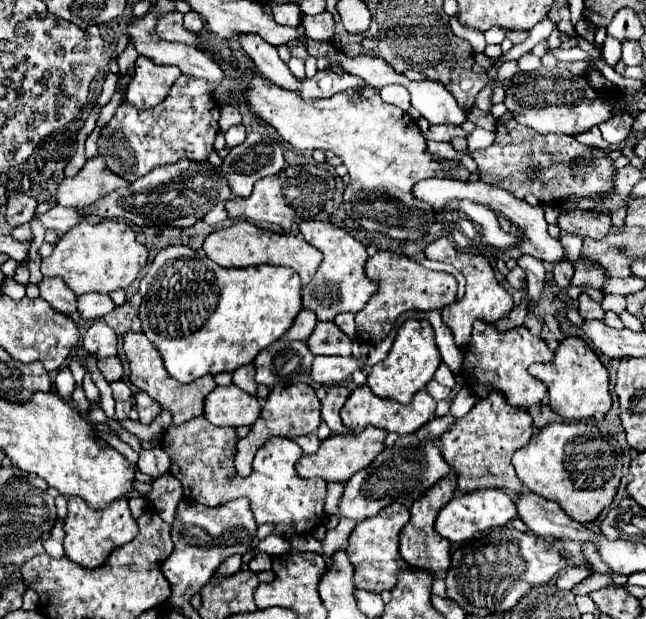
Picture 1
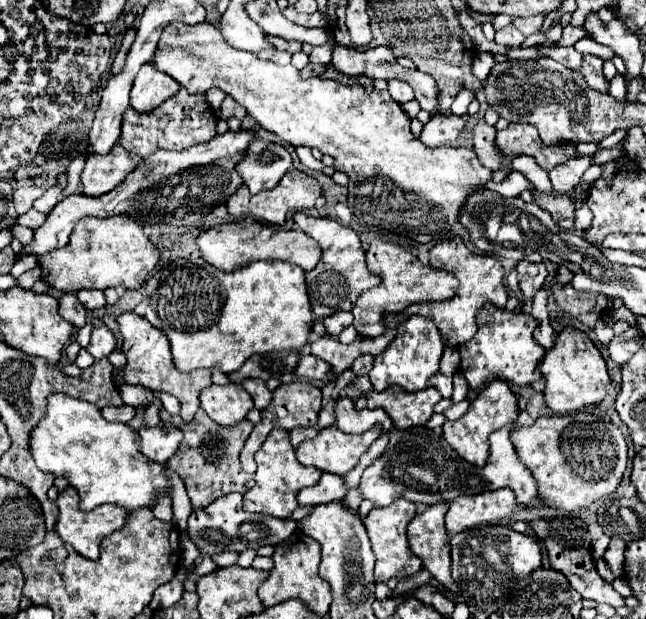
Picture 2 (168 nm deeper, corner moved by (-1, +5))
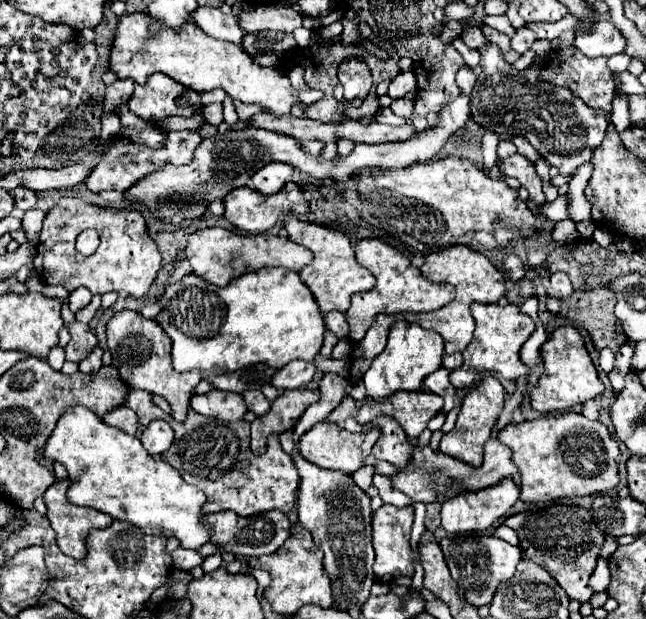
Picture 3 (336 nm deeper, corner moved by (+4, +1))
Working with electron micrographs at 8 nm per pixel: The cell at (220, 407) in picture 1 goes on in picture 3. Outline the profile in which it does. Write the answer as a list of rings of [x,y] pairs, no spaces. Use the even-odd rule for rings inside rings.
[[[210,389],[204,395],[196,395],[190,401],[190,407],[200,415],[214,417],[220,421],[238,421],[248,411],[240,393],[230,393],[220,389]]]

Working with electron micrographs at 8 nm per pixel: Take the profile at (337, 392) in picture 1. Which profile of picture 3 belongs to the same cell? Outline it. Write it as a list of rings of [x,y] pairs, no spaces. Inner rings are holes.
[[[376,417],[370,429],[374,427],[381,429],[381,436],[372,449],[376,459],[387,461],[395,467],[408,465],[408,457],[412,457],[412,443],[400,425],[392,417]]]

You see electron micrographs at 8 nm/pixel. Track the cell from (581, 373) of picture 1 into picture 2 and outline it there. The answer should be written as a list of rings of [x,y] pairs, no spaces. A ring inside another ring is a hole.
[[[565,327],[559,335],[555,345],[547,351],[545,359],[539,363],[539,371],[545,379],[545,403],[555,413],[575,413],[579,409],[585,409],[589,405],[597,405],[607,395],[609,385],[609,373],[605,367],[605,361],[595,347],[595,343],[579,329]]]

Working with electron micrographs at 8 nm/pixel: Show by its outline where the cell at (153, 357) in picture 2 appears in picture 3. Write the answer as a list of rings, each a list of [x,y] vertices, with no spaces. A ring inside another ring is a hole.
[[[120,311],[116,313],[106,327],[108,333],[108,349],[112,351],[112,365],[120,371],[122,379],[132,387],[132,389],[144,389],[152,395],[162,395],[170,407],[172,407],[172,417],[176,421],[184,421],[188,407],[190,407],[190,393],[192,389],[200,383],[202,371],[186,371],[186,373],[176,373],[172,367],[170,359],[170,347],[172,341],[160,329],[160,325],[154,319],[146,319],[136,311]]]

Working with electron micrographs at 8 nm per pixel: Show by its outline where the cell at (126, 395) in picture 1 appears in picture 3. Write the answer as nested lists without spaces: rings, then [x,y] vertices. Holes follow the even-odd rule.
[[[140,389],[130,391],[126,405],[138,415],[140,421],[164,419],[174,429],[174,443],[172,449],[164,453],[164,459],[182,475],[186,483],[198,487],[208,485],[208,503],[204,505],[204,513],[234,511],[238,517],[248,517],[272,509],[278,509],[282,513],[292,511],[300,475],[294,467],[292,457],[284,453],[276,435],[268,437],[266,453],[254,455],[250,451],[250,423],[244,419],[222,423],[190,409],[186,421],[178,423],[172,419],[172,415],[156,407],[152,403],[152,397]]]

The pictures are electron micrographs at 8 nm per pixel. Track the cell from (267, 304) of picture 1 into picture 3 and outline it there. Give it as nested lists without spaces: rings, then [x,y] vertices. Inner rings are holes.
[[[284,267],[246,273],[234,279],[228,287],[216,287],[196,275],[188,275],[166,289],[166,293],[160,297],[160,305],[162,311],[156,321],[172,339],[172,365],[176,371],[200,369],[220,375],[254,363],[266,363],[272,369],[282,369],[292,359],[314,361],[324,343],[324,315],[320,313],[312,291],[302,283],[298,271]]]

